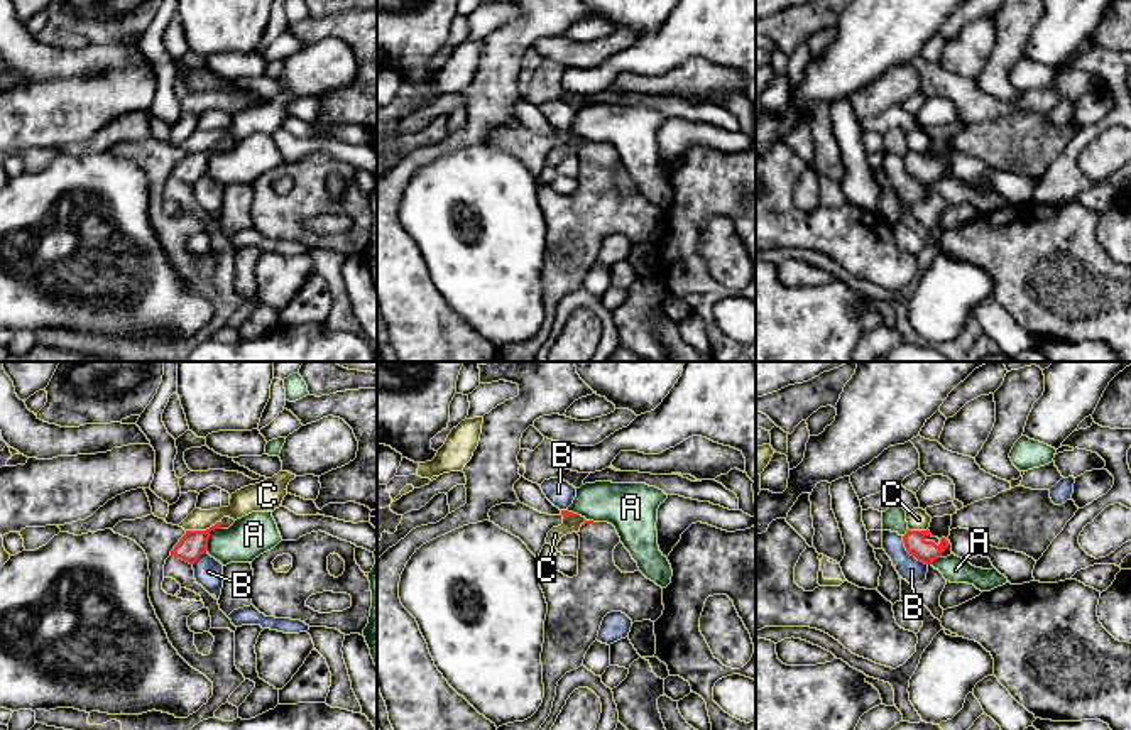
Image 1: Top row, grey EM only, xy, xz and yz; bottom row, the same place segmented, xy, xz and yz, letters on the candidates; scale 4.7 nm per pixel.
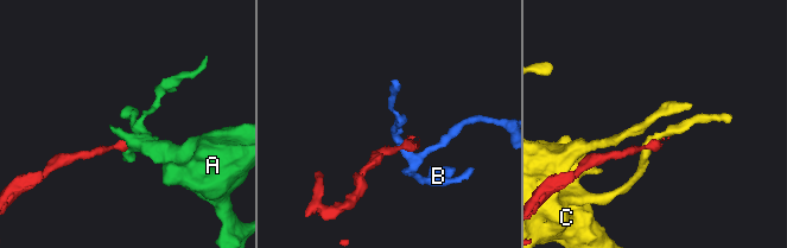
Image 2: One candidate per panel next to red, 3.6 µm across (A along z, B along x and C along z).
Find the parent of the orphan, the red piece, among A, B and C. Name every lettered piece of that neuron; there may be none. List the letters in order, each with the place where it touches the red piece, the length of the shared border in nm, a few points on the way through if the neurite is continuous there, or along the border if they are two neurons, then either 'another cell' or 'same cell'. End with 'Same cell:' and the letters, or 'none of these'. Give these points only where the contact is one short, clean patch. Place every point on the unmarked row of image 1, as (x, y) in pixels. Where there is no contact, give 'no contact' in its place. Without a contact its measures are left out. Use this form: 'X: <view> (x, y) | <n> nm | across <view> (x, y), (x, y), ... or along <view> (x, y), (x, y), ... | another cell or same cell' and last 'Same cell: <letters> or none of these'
A: xy (208, 159) | 140 nm | along xy (220, 149), (210, 154), (205, 173) | another cell
B: yz (910, 174) | 190 nm | along yz (901, 157), (903, 168), (927, 186) | another cell
C: xy (202, 152) | 170 nm | along xy (218, 142), (205, 151), (186, 152) | another cell
Same cell: none of these

